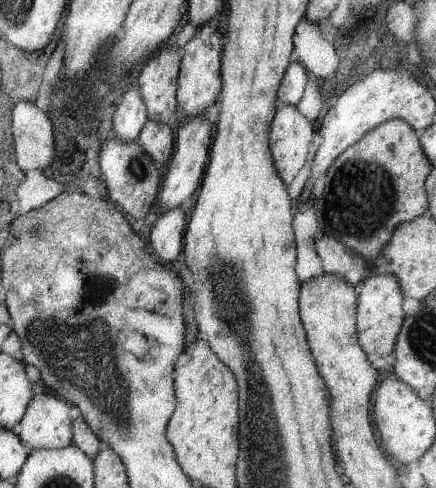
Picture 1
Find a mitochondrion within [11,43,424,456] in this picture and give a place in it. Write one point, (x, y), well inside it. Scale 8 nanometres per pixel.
(80, 354)

